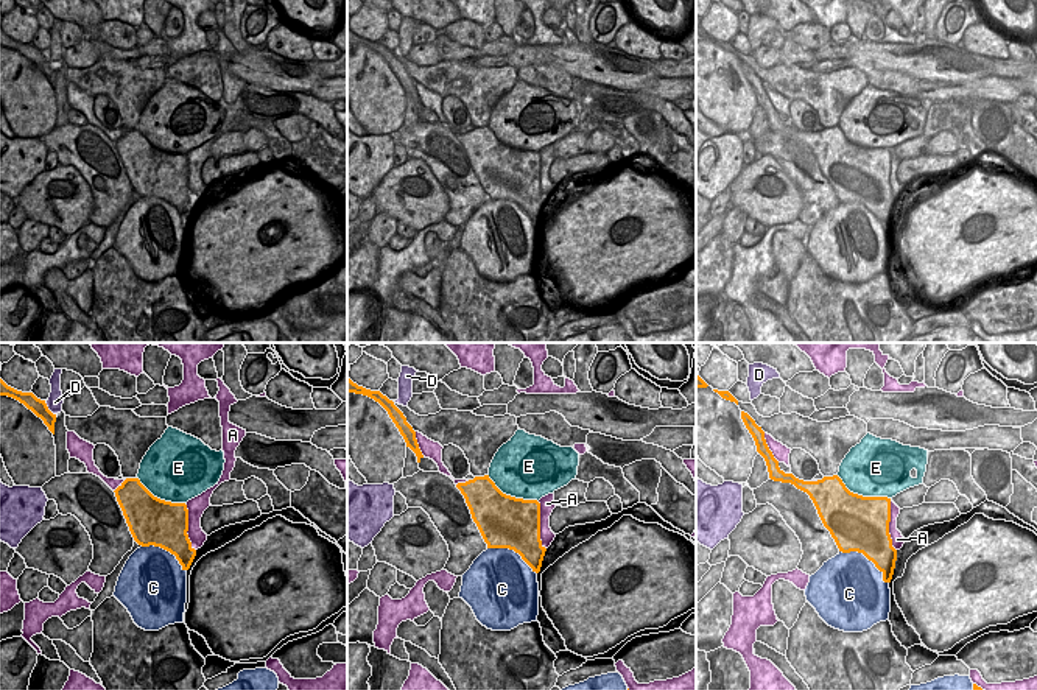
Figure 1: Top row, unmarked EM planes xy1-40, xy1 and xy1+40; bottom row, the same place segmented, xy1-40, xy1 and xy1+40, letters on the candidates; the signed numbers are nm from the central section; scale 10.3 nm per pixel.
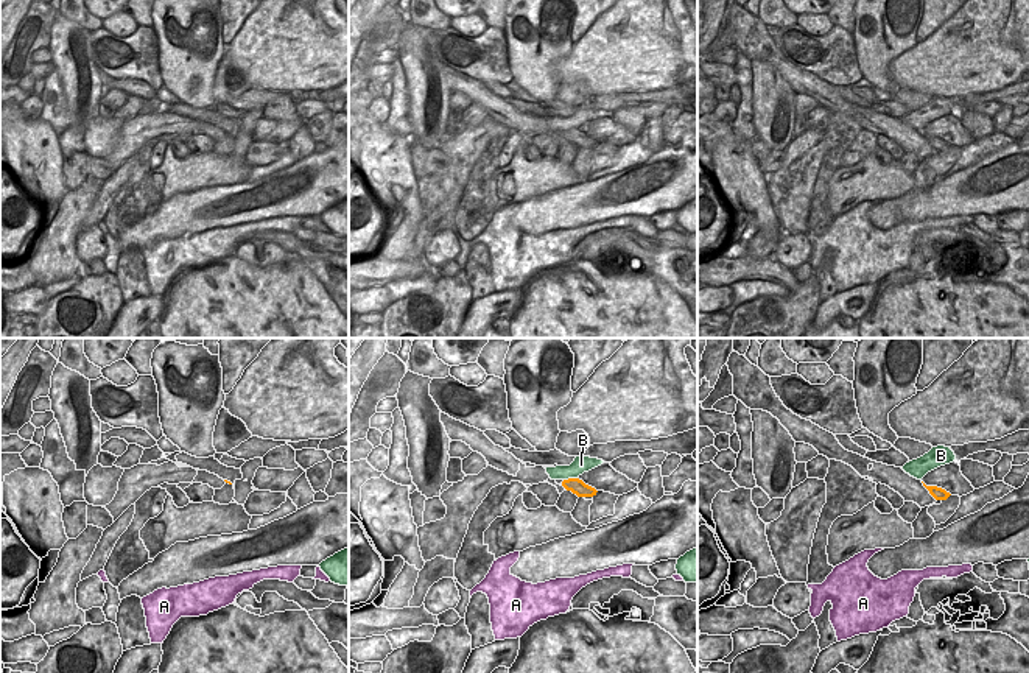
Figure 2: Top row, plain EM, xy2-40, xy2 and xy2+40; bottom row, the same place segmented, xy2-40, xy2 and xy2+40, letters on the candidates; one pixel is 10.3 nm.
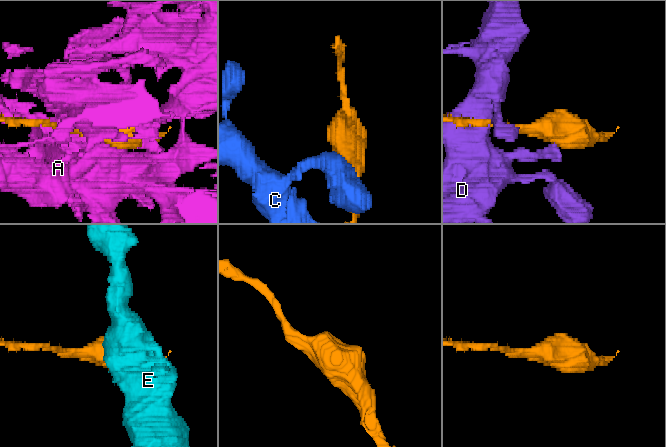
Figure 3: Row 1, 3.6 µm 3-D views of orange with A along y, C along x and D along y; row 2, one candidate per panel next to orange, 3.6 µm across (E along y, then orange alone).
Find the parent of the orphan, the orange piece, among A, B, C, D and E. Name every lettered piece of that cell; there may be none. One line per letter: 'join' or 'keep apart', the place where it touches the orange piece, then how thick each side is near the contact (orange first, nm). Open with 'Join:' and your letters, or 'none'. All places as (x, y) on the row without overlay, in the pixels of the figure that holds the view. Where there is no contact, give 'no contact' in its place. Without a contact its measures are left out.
Join: none
A: keep apart; contact xy1+40 (888, 176); calibres 500 and 130 nm
B: keep apart; contact xy2 (570, 130); calibres 160 and 170 nm
C: keep apart; contact xy1+40 (868, 209); calibres 420 and 500 nm
D: keep apart; contact xy1-40 (49, 61); calibres 160 and 160 nm
E: keep apart; contact xy1+40 (861, 147); calibres 500 and 500 nm

